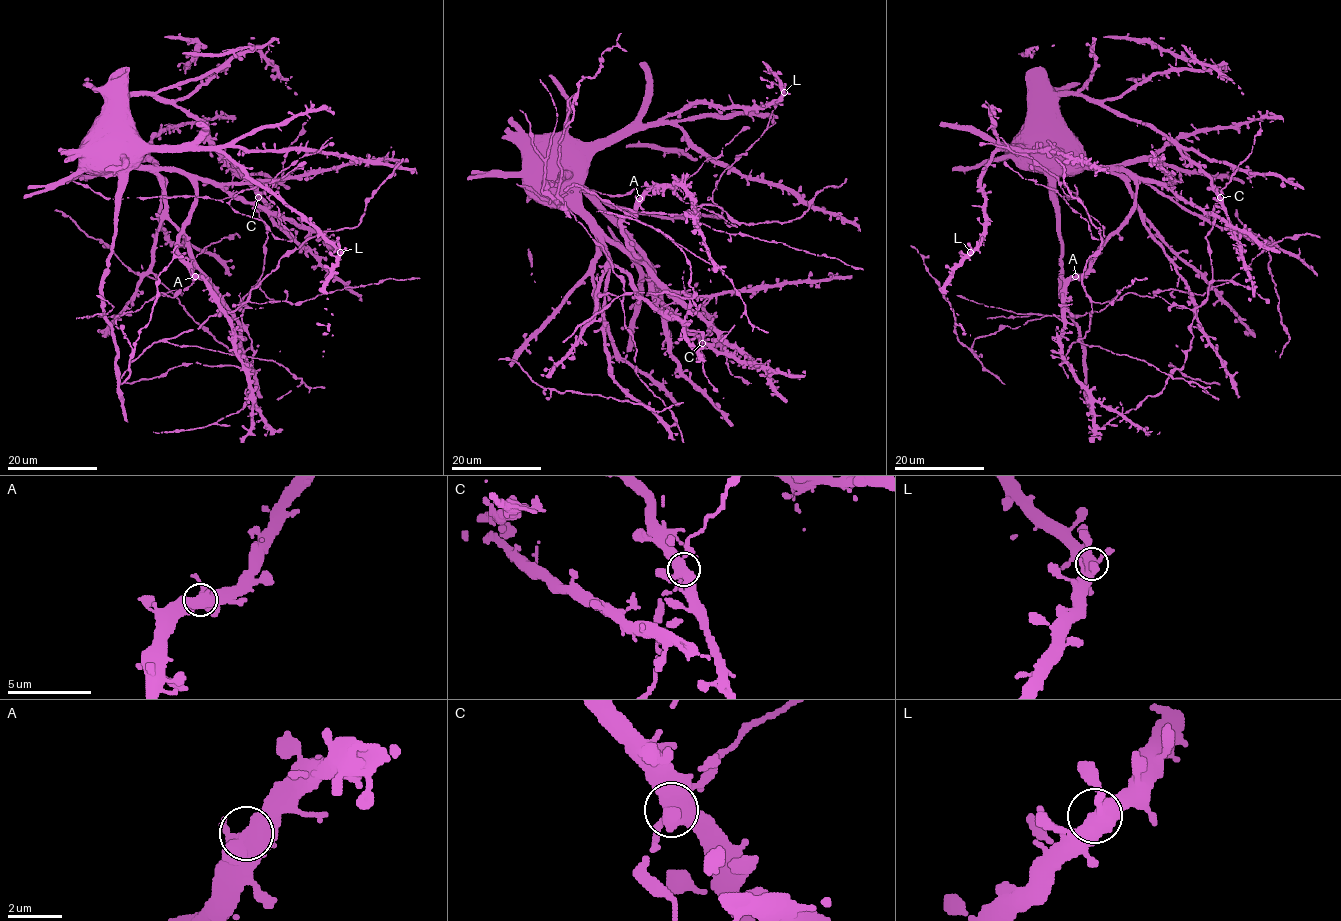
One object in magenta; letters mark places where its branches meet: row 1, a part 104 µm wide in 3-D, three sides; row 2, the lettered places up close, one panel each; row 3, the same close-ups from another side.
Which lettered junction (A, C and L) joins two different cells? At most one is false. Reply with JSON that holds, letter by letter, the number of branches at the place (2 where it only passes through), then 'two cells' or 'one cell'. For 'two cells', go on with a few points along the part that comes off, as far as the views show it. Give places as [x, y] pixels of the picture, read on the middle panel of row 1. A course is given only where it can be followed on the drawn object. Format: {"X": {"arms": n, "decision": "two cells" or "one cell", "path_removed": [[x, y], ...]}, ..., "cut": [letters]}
{"A": {"arms": 5, "decision": "one cell"}, "C": {"arms": 5, "decision": "one cell"}, "L": {"arms": 5, "decision": "one cell"}, "cut": []}

